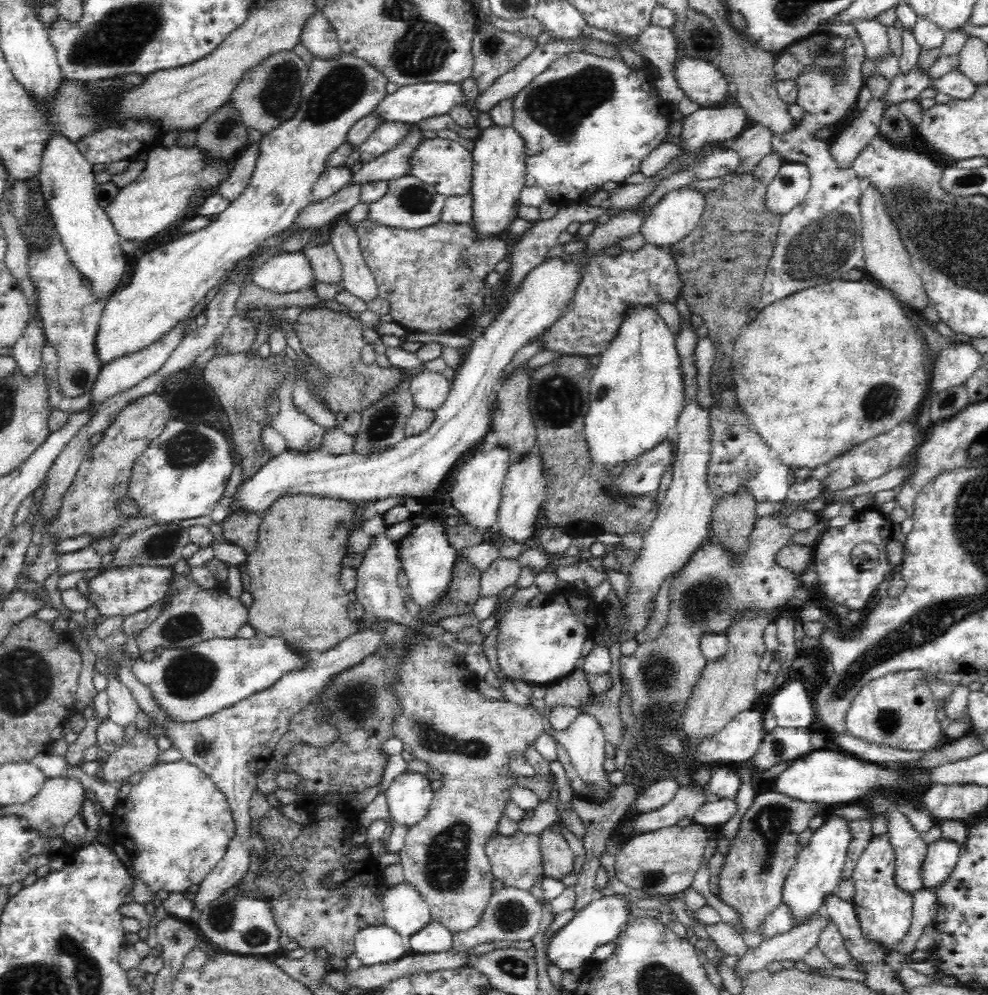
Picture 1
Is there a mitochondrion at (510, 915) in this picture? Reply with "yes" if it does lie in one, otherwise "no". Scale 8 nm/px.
yes

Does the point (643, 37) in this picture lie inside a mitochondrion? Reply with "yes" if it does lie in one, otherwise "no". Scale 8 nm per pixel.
no

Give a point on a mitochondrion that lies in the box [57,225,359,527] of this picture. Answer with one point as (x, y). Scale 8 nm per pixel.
(182, 451)

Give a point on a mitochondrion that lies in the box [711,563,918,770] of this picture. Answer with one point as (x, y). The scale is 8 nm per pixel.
(888, 721)

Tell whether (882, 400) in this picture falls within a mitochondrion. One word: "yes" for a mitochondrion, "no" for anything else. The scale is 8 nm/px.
yes

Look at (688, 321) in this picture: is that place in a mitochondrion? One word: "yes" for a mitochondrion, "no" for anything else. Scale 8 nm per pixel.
no

